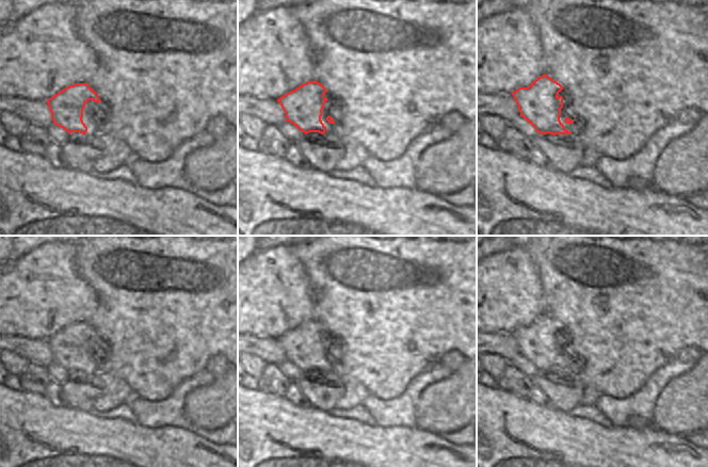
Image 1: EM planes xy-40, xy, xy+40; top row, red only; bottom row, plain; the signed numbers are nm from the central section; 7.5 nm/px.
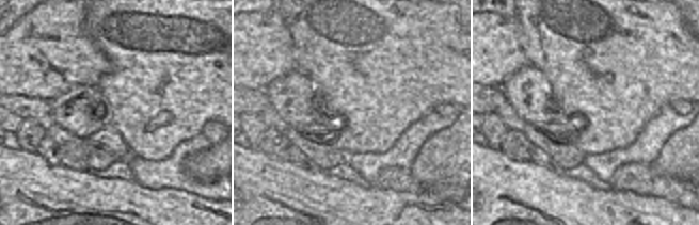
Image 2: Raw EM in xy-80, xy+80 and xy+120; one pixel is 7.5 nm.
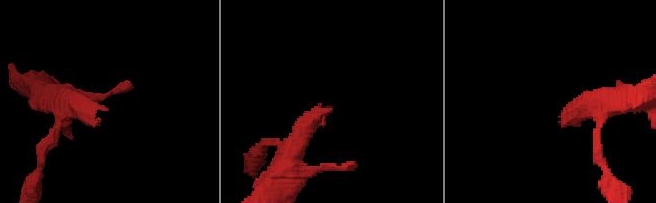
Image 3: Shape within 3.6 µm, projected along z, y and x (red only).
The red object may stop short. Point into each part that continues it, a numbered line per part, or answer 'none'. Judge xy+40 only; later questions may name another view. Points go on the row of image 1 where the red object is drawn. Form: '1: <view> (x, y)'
1: xy+40 (569, 127)

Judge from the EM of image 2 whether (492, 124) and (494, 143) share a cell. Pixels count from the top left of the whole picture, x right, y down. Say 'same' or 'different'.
same

